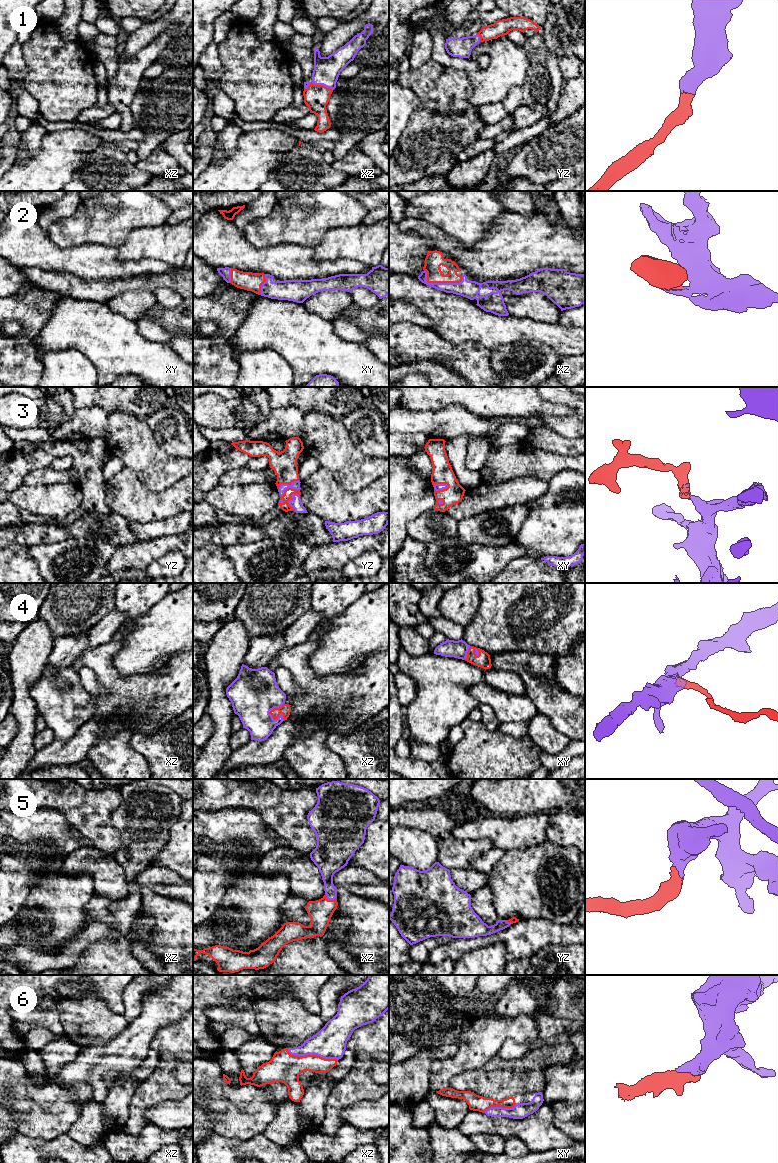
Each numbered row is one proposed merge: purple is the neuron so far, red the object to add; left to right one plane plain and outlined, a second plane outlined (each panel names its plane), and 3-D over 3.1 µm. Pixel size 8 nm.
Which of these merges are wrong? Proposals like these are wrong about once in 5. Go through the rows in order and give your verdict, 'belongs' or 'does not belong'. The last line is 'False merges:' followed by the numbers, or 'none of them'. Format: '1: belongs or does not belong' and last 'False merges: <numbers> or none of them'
1: belongs
2: belongs
3: belongs
4: belongs
5: belongs
6: belongs
False merges: none of them

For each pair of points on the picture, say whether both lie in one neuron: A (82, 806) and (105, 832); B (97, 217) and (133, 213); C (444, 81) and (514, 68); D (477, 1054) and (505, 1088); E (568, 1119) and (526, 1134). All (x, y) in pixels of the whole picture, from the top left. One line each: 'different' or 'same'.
A: same
B: same
C: different
D: different
E: different

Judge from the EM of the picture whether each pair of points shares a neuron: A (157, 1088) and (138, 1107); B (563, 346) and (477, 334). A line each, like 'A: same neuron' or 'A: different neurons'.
A: same neuron
B: same neuron

